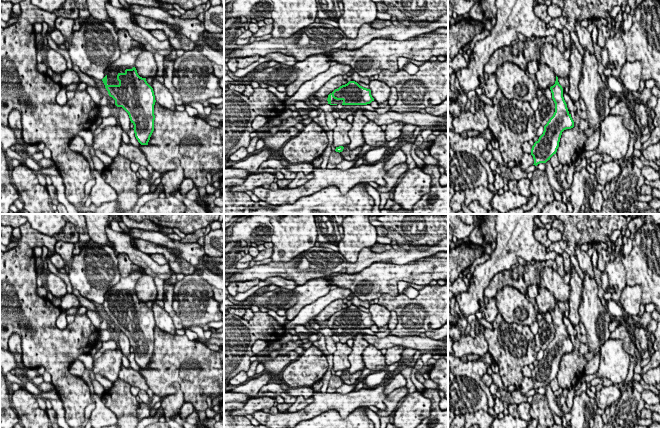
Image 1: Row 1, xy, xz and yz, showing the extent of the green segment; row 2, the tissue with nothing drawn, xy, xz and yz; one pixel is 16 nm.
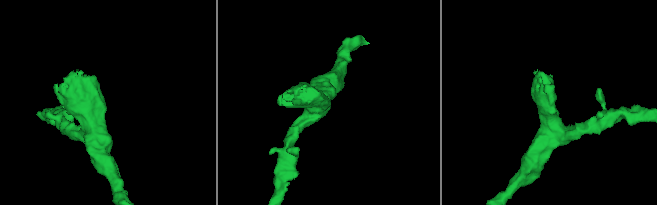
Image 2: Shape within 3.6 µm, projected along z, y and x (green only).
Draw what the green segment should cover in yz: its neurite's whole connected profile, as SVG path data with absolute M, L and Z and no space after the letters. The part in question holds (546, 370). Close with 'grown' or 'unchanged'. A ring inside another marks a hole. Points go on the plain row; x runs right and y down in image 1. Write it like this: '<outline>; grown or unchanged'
M557 300L555 308L550 311L550 314L555 327L555 336L544 350L543 358L532 370L531 379L535 390L550 384L557 376L562 356L574 351L574 345L568 335L563 321L563 312L559 308Z; unchanged

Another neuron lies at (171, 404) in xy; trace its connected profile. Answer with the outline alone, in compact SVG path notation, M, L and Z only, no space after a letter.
M174 383L174 386L176 387L176 391L173 394L167 395L163 400L161 400L161 407L164 410L166 422L173 420L172 417L178 415L178 411L185 403L180 385L178 383Z

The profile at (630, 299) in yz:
M627 285L620 296L620 303L622 309L630 316L637 316L640 312L640 305L642 299L641 285Z

